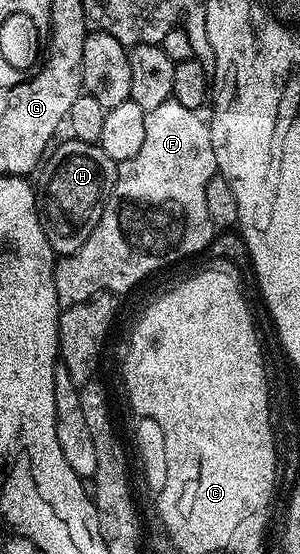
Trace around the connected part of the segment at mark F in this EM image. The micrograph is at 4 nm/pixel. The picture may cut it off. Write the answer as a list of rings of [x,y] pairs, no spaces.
[[[173,98],[146,113],[144,142],[136,158],[128,158],[117,165],[114,191],[104,206],[104,214],[100,214],[100,222],[96,222],[96,230],[88,234],[76,251],[57,257],[54,281],[59,305],[79,304],[101,292],[123,294],[136,287],[145,276],[160,271],[165,264],[174,264],[193,252],[205,253],[209,249],[216,229],[212,218],[208,218],[208,182],[218,172],[218,163],[212,150],[210,125],[200,116]]]

